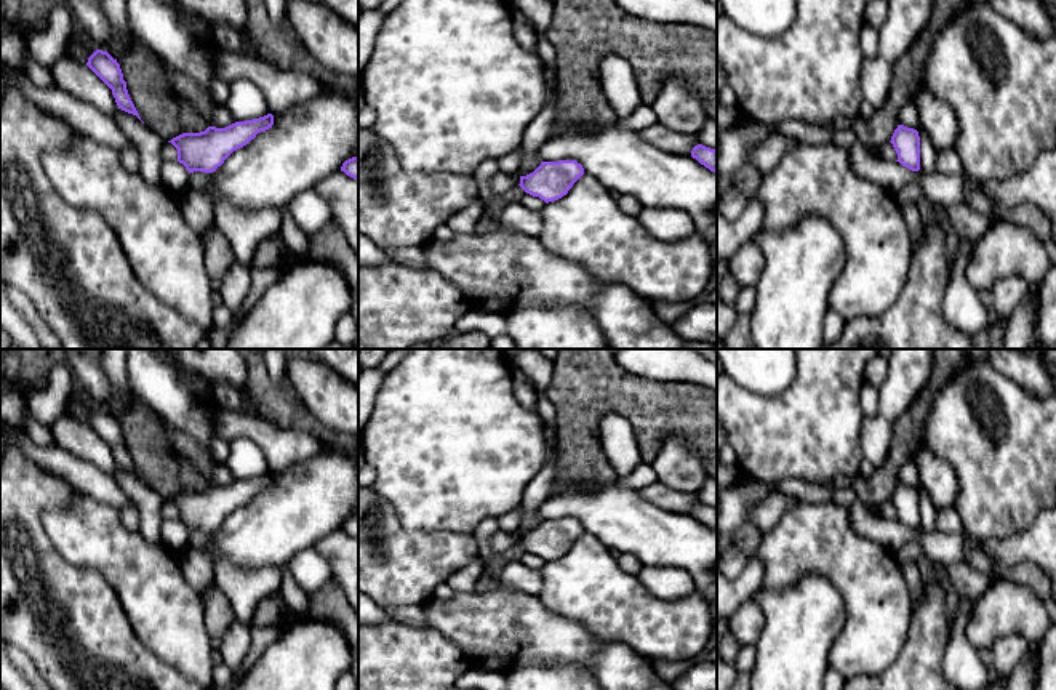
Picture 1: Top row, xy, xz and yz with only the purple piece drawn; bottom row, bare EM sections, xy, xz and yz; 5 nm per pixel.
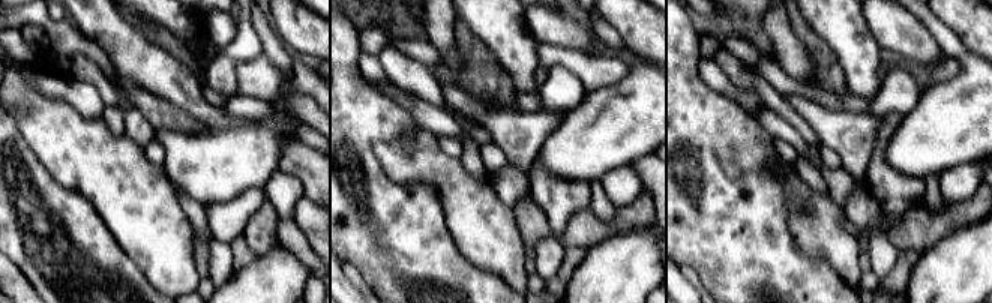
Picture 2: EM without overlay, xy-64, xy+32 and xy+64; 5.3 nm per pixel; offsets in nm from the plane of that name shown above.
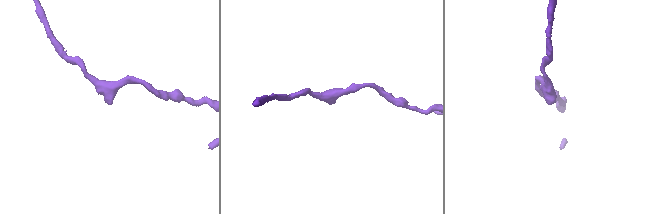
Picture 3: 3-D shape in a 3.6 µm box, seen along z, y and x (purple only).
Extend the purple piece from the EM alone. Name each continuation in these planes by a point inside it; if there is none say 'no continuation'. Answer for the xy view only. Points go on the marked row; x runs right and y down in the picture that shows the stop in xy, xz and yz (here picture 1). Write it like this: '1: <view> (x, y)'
no continuation

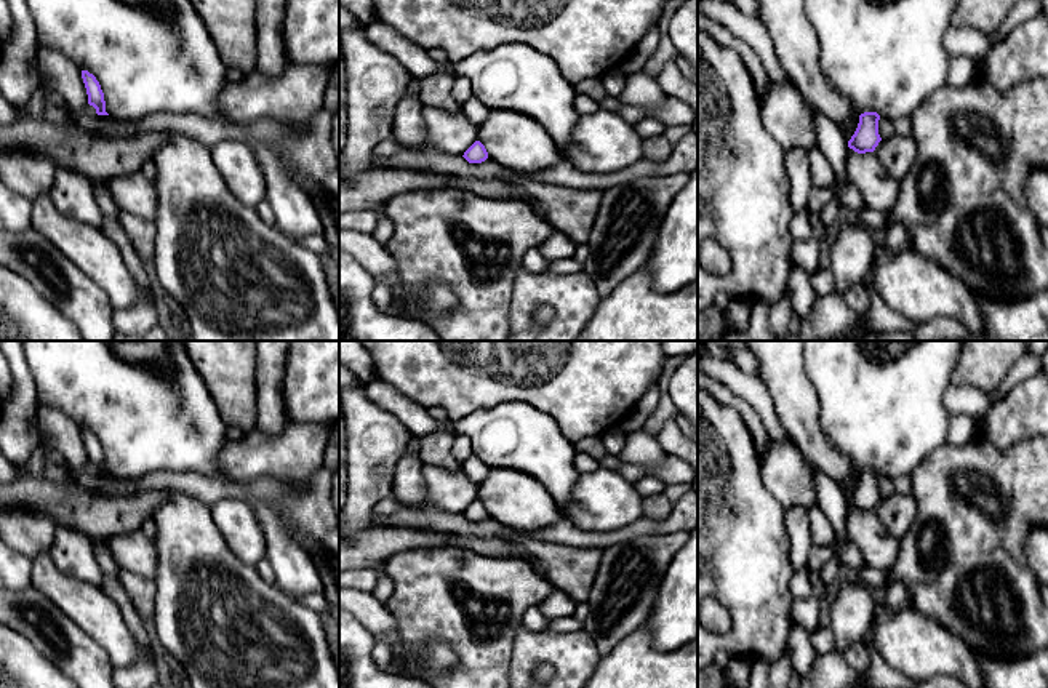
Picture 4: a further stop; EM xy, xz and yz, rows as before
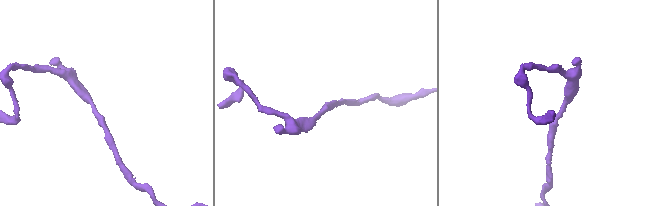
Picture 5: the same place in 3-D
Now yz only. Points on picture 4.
no continuation

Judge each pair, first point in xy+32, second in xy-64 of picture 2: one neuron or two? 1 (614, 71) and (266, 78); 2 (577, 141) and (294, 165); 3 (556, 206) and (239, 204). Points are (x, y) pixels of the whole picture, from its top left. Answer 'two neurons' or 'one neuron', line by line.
1: one neuron
2: two neurons
3: one neuron

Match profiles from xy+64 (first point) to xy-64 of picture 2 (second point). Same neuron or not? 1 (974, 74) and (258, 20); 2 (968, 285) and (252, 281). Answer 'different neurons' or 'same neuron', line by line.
1: different neurons
2: same neuron

